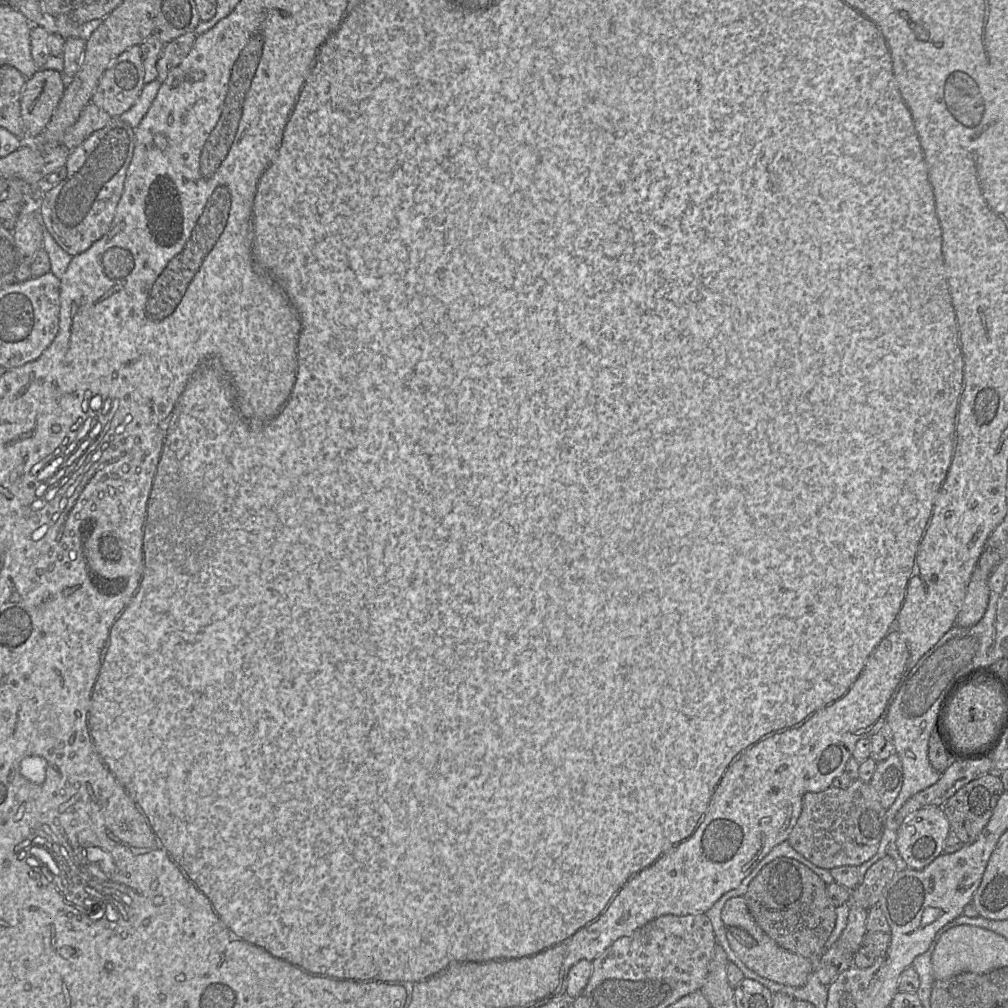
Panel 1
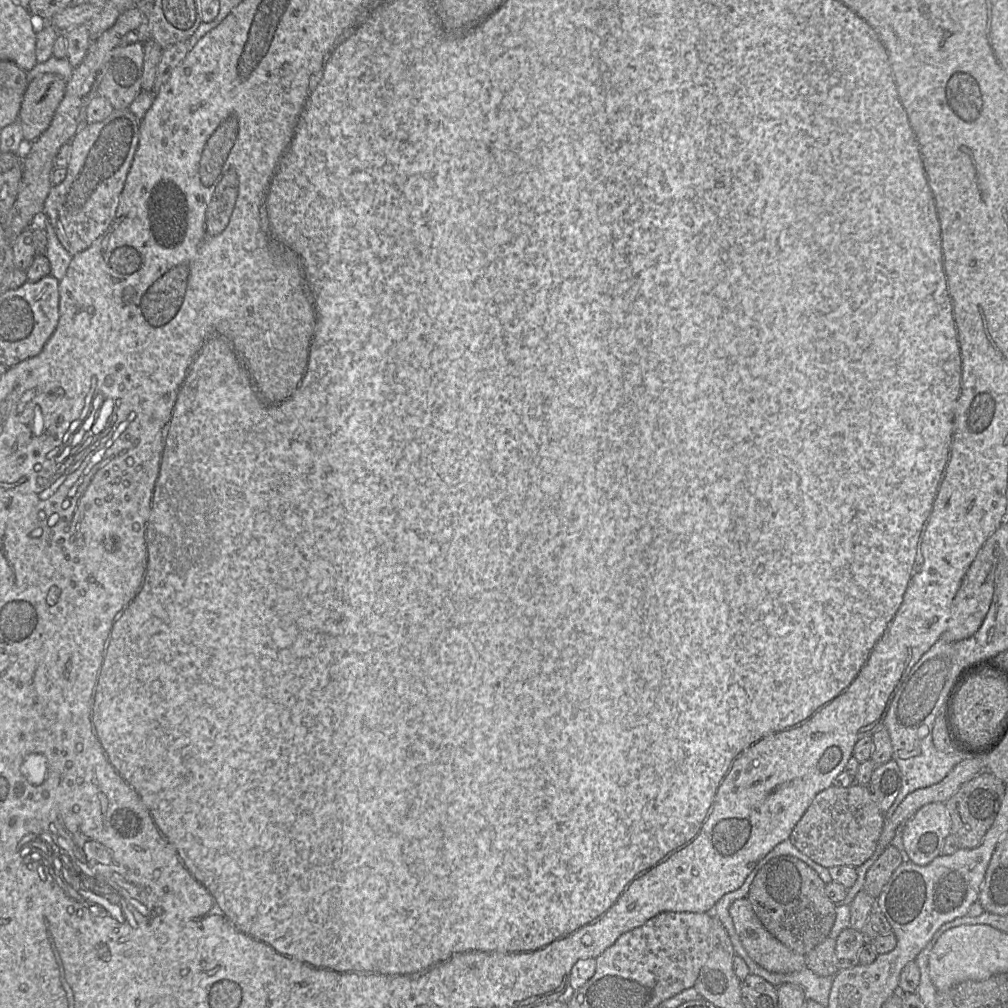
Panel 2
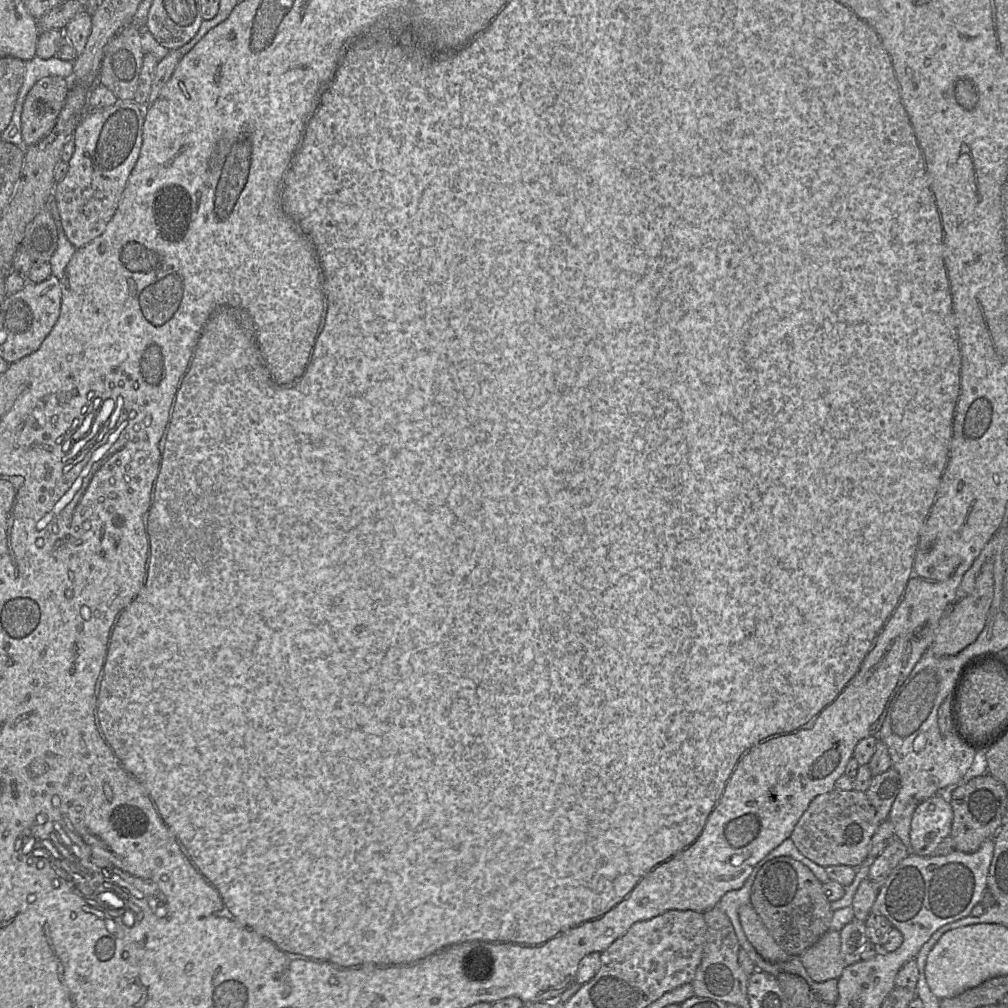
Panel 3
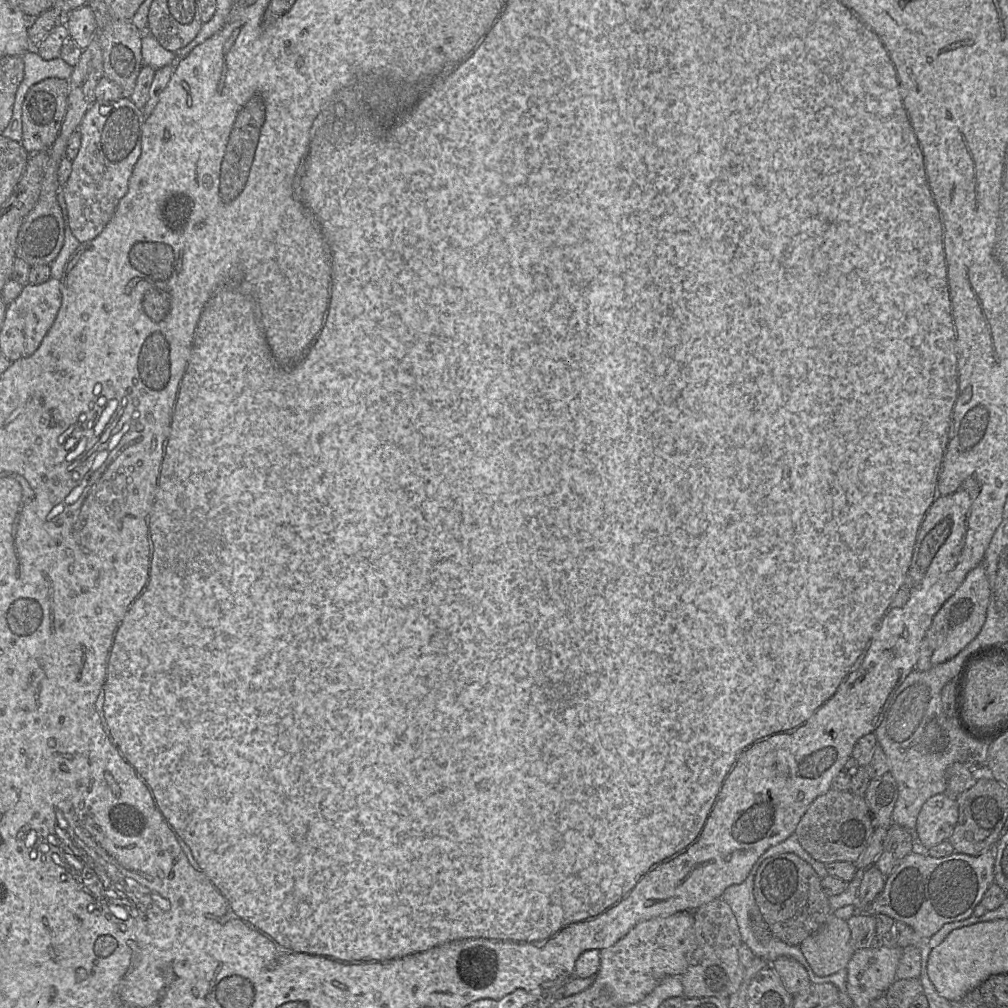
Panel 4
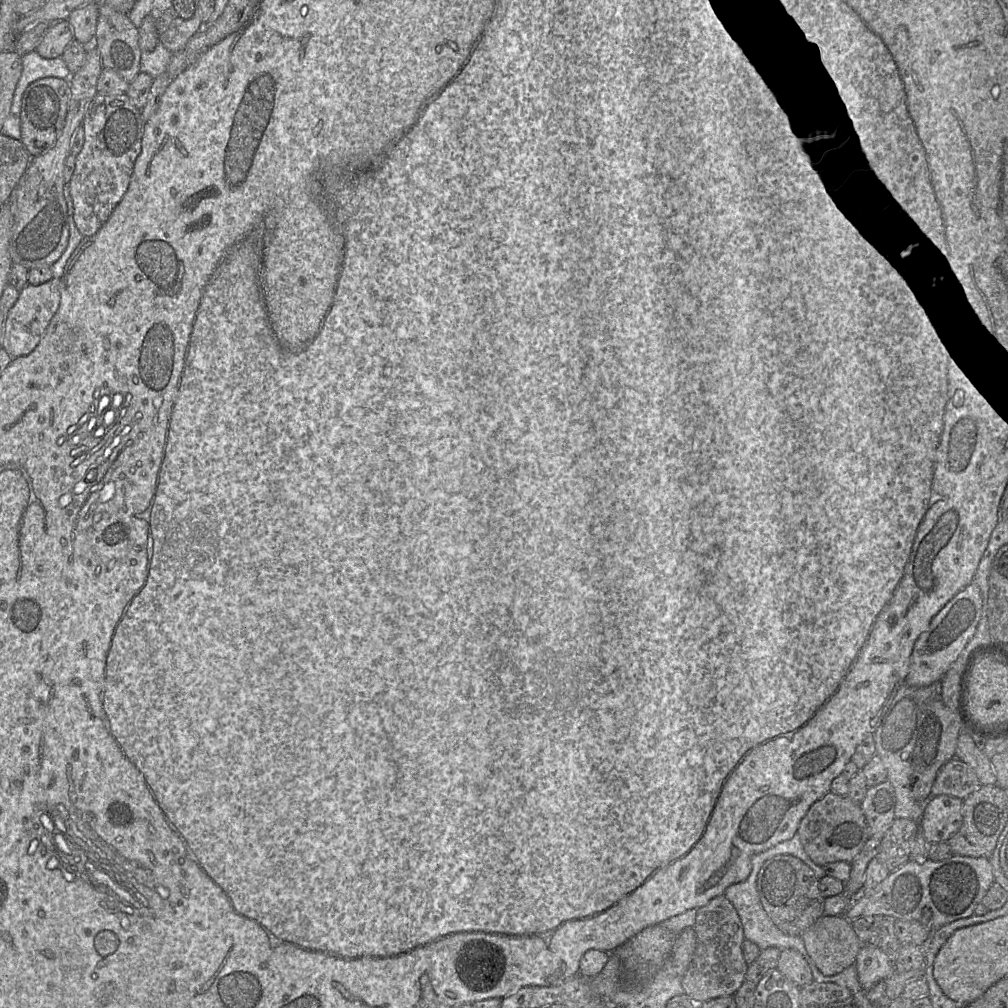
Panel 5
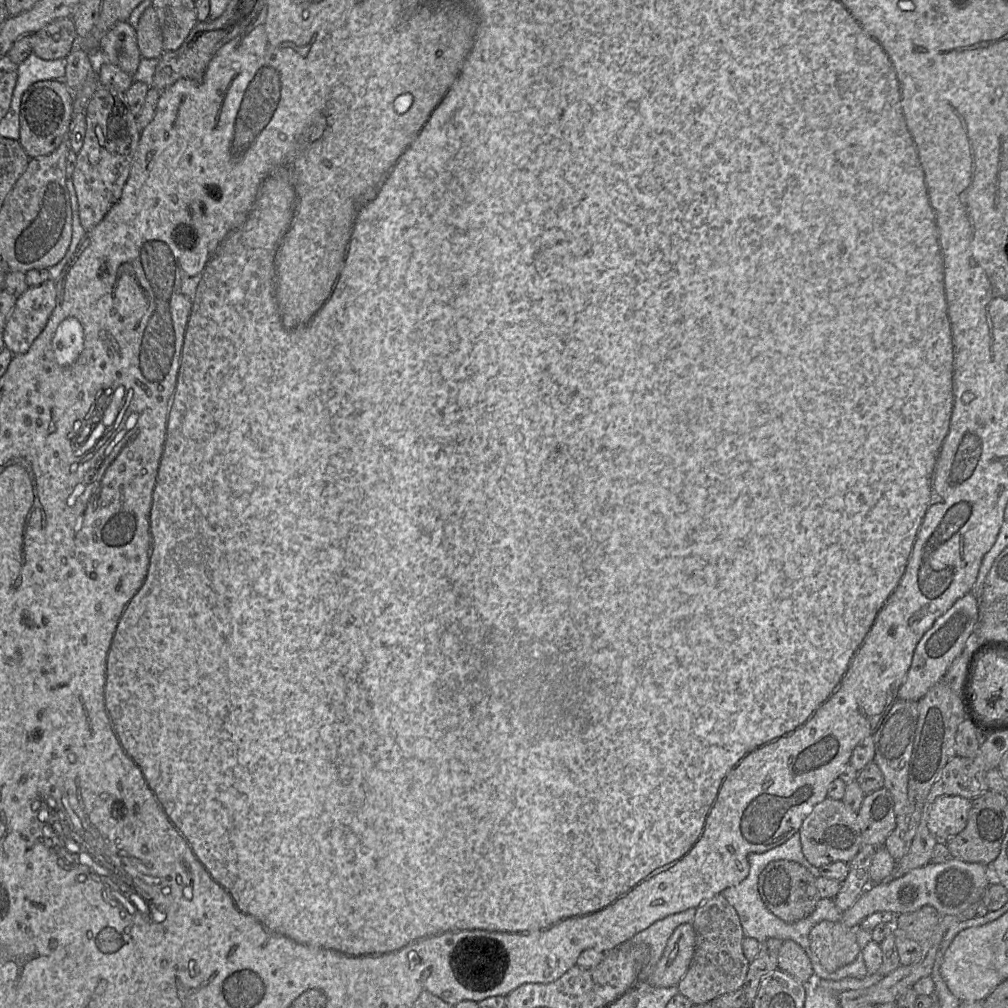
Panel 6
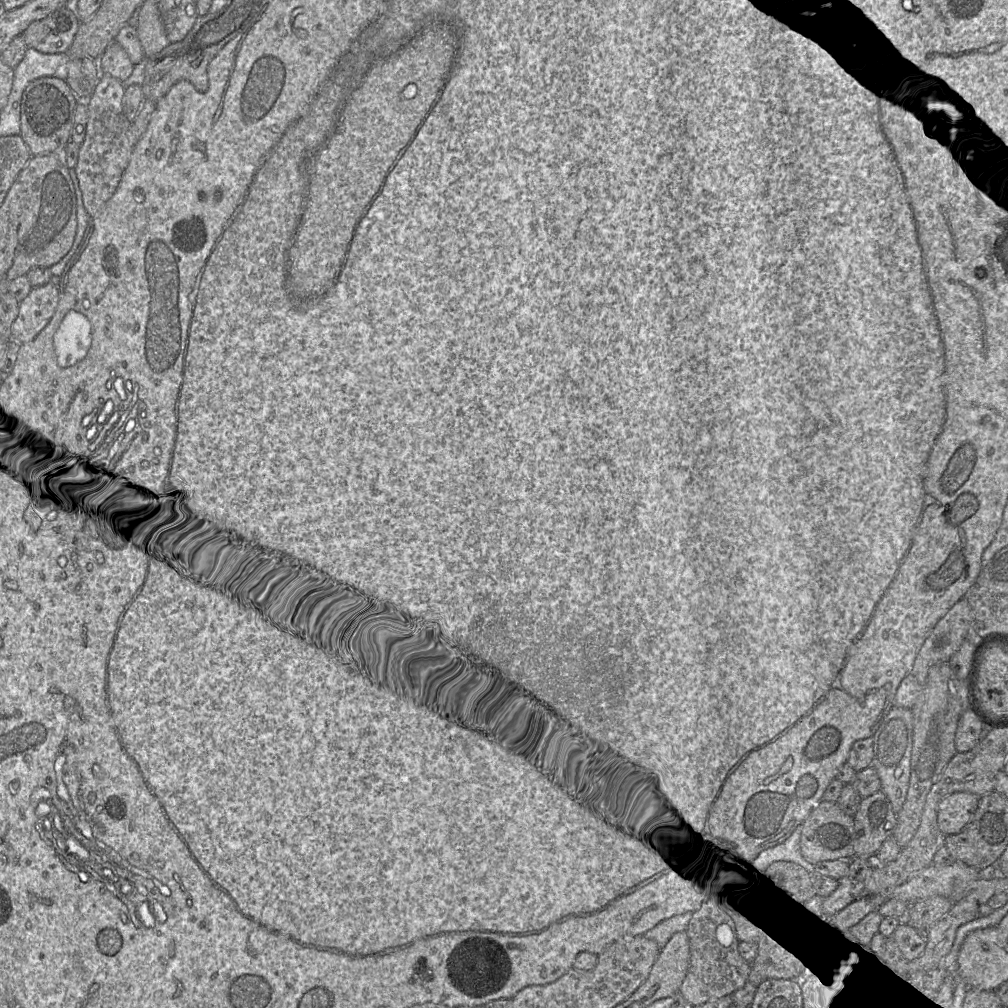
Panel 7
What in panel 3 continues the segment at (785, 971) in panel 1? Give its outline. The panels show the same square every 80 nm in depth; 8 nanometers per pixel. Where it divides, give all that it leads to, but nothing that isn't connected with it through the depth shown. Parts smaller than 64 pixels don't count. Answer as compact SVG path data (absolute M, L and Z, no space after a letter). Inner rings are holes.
M745 904L740 906L738 910L739 919L741 926L743 928L743 931L745 932L745 935L747 939L750 941L750 943L754 946L756 951L765 959L768 961L786 961L790 957L799 957L799 956L790 956L773 938L773 936L770 934L769 930L761 920L760 916L757 914L755 909L751 904Z

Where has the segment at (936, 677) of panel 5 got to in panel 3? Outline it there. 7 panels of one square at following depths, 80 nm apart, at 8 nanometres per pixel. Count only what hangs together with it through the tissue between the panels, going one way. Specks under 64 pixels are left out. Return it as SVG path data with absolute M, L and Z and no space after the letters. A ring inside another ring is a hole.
M993 535L964 573L953 601L945 609L934 641L928 649L933 655L938 657L955 655L974 642L982 631L994 595L994 555Z

